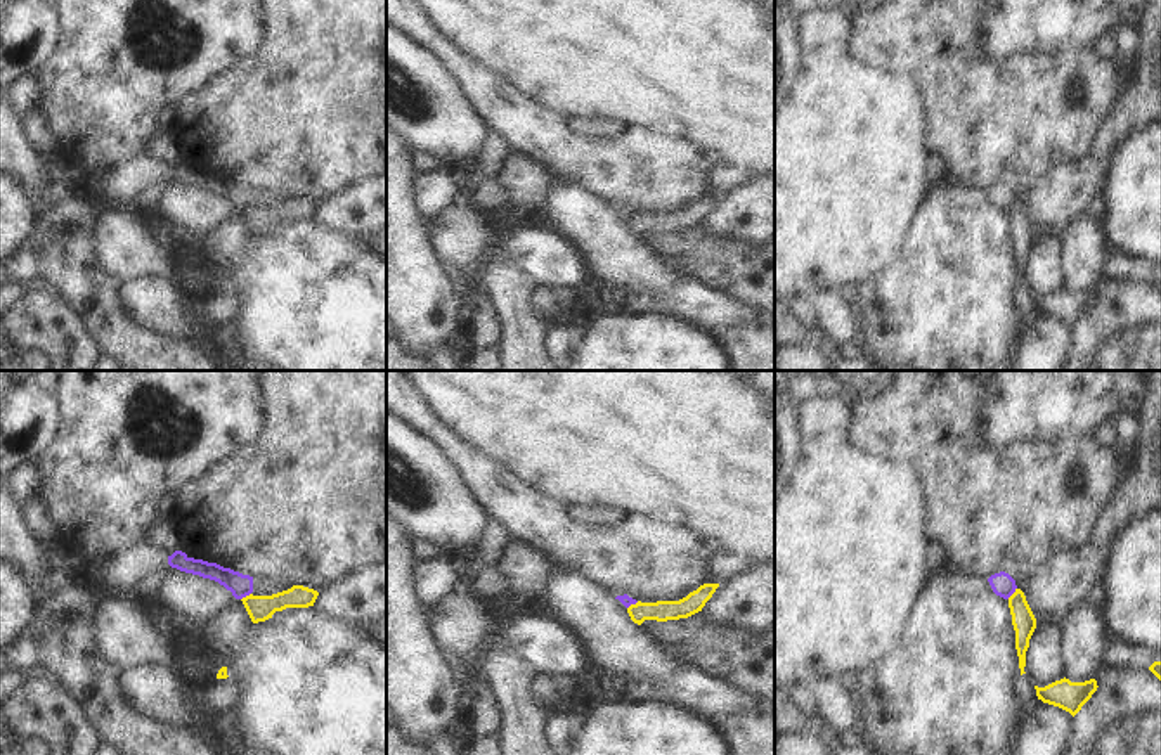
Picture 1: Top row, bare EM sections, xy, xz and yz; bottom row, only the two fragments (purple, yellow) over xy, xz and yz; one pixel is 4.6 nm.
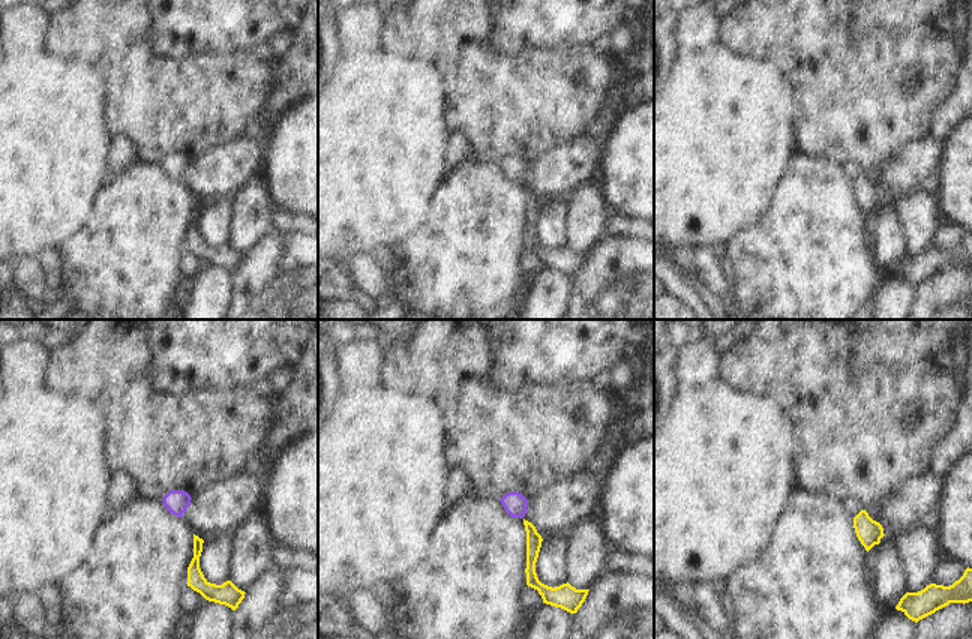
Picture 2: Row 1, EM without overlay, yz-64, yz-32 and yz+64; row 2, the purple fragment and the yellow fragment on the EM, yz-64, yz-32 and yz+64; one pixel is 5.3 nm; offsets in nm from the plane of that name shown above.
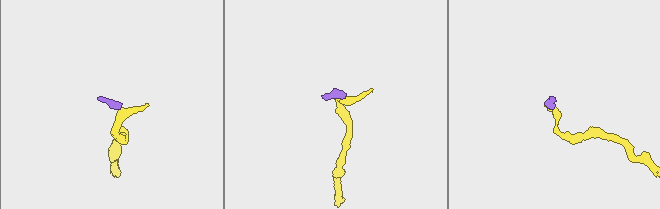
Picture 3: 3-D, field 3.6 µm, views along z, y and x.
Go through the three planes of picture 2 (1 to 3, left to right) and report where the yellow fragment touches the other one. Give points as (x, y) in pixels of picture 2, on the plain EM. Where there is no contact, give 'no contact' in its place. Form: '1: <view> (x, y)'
1: no contact
2: no contact
3: no contact

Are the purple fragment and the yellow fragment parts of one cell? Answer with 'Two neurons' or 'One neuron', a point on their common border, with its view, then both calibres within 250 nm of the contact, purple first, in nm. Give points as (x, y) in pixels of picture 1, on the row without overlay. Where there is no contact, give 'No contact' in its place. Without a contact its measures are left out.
Two neurons. Touches purple at yz (1012, 205). Thickness 110 nm (purple) against 110 nm.

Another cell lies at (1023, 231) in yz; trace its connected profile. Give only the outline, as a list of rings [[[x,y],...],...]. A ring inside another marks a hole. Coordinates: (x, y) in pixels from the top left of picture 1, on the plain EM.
[[[1021,201],[1009,210],[1009,220],[1012,227],[1012,237],[1015,242],[1015,261],[1019,268],[1021,287],[1026,286],[1026,263],[1029,260],[1029,251],[1036,241],[1036,230],[1026,213],[1026,208]]]

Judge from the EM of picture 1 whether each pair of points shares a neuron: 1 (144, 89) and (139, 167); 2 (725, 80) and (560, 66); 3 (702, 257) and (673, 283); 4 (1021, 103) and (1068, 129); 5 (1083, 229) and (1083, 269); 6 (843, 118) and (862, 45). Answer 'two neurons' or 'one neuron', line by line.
1: two neurons
2: one neuron
3: two neurons
4: one neuron
5: one neuron
6: two neurons

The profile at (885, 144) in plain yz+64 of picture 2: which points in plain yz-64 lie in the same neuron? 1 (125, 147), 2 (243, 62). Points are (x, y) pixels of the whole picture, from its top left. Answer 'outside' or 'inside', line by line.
1: outside
2: inside

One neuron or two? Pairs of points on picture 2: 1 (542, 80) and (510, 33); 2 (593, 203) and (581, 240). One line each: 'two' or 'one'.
1: two
2: one

